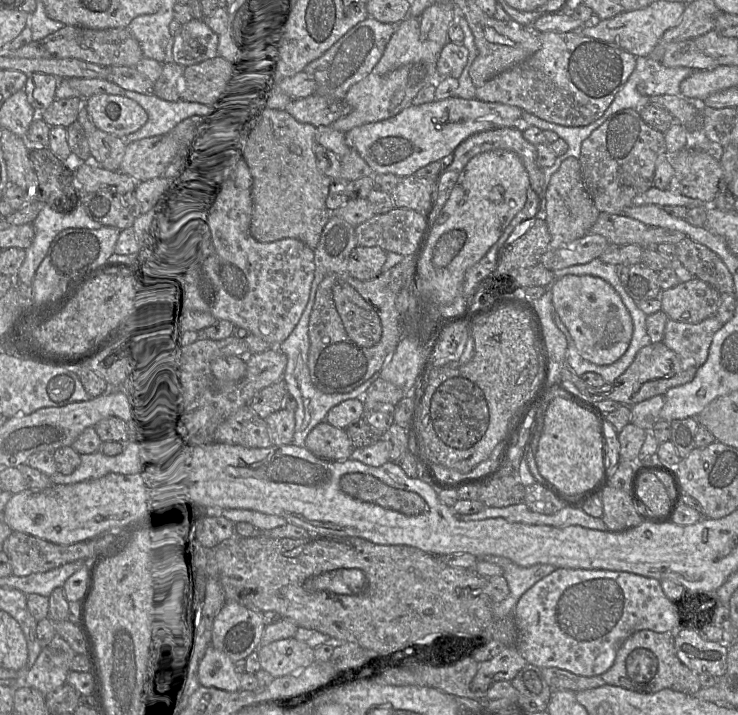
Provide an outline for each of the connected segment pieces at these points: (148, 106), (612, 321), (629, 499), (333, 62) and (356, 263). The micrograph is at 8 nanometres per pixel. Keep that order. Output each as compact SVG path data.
M126 90L125 96L140 104L148 115L148 120L143 127L122 138L126 145L144 138L167 134L180 122L193 115L223 110L218 100L198 102L181 99L168 101L157 97L154 93L134 90Z
M563 275L556 277L548 290L554 310L583 359L596 365L608 365L625 353L633 322L620 296L607 281L592 275Z
M607 485L599 495L602 507L602 521L608 531L620 532L640 525L644 521L650 521L646 516L642 517L637 512L633 492L624 492Z
M367 18L352 27L320 58L308 64L304 73L313 77L317 84L316 94L330 100L344 100L351 86L372 73L396 30L397 24L384 24Z
M356 246L350 253L348 273L358 280L377 277L386 262L386 251L380 247Z

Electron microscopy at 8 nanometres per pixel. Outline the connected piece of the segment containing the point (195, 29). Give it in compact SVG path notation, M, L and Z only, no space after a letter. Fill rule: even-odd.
M192 18L175 35L174 60L184 66L200 63L219 54L220 34L207 24L207 18Z

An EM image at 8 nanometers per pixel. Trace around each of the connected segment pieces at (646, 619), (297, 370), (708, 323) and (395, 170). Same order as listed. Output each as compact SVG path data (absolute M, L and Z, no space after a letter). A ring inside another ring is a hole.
M565 568L555 569L555 571L535 583L521 596L514 611L514 620L517 631L515 647L526 660L527 664L535 665L541 669L559 668L584 677L601 676L609 670L615 661L616 654L621 645L629 636L637 631L650 630L657 633L674 633L680 626L689 627L689 621L686 619L686 611L683 604L678 609L677 604L665 596L660 581L657 579L620 571Z
M317 269L314 280L312 282L309 301L298 324L291 332L291 334L288 336L288 338L284 340L278 347L271 347L271 348L277 348L287 357L287 364L286 364L286 368L282 380L287 387L288 395L292 397L297 403L297 408L294 412L295 433L294 433L292 445L298 447L305 447L307 436L315 426L325 421L327 413L331 408L348 399L359 399L364 402L367 389L371 386L371 384L375 380L379 378L379 373L376 373L369 380L361 384L353 391L349 393L340 393L340 394L325 394L319 391L317 388L315 388L311 382L308 365L307 365L308 352L310 347L310 340L308 336L308 323L309 323L311 311L315 300L316 288L318 287L323 277L331 273L334 272L319 272Z
M716 316L697 324L668 319L662 342L683 359L687 366L698 368L706 362L713 336L722 326Z
M450 97L422 105L410 105L391 118L354 127L345 132L345 140L376 174L394 174L405 177L414 175L418 169L431 162L441 161L452 155L461 142L475 133L504 127L521 128L523 113L522 109L512 105Z

